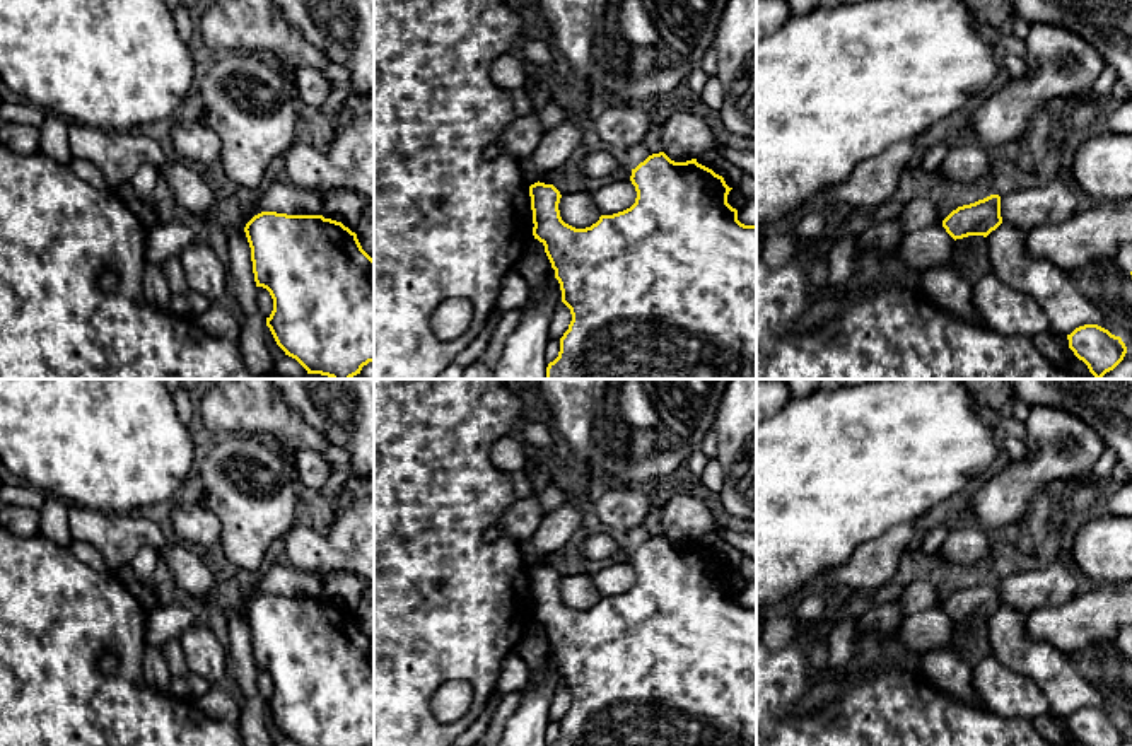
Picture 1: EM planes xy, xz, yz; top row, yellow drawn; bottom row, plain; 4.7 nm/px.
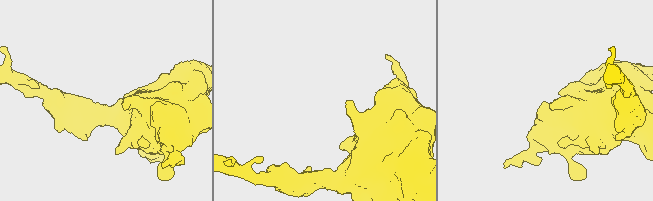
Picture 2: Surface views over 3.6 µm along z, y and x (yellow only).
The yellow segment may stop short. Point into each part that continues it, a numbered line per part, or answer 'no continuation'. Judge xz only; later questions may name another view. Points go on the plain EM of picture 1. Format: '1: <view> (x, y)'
no continuation

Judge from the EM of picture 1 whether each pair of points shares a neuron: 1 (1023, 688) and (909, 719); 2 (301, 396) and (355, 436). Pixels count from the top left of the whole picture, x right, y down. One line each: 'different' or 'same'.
1: different
2: same

